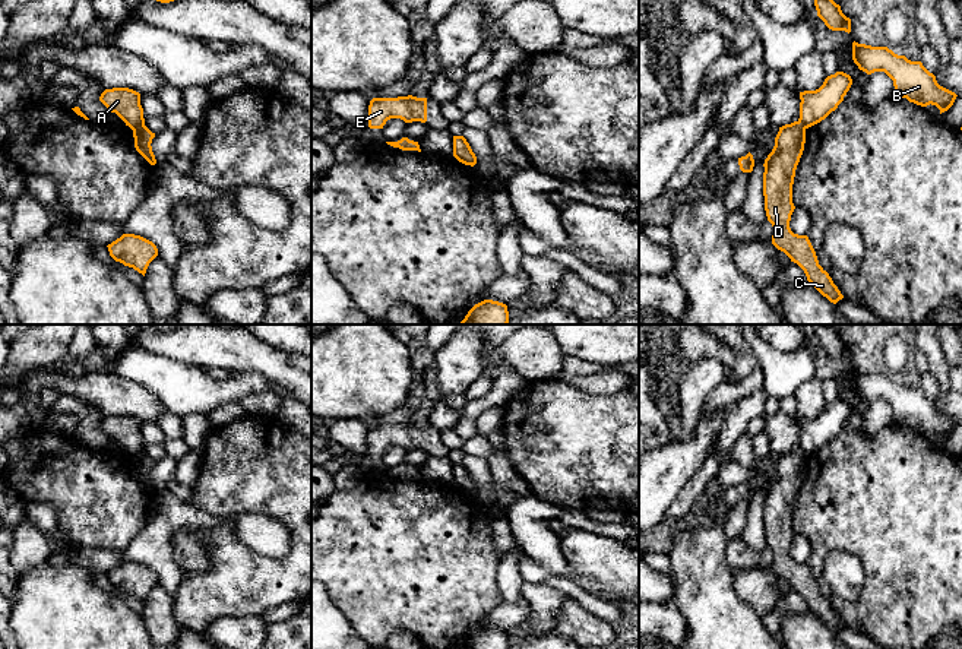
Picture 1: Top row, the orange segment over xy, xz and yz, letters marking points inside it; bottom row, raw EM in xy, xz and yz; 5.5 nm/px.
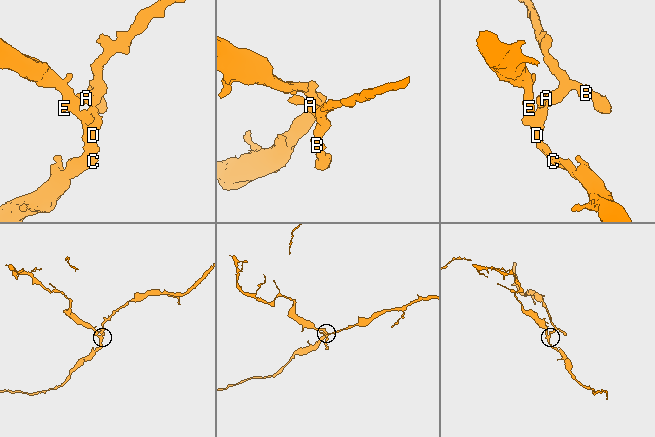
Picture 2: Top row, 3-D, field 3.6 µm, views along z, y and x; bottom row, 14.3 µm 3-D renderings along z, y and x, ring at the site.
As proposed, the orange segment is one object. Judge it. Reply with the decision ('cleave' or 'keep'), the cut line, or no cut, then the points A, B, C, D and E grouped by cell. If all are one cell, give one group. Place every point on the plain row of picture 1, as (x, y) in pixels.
cleave; cut xy (144, 449), (132, 456); groups A B / C D E

